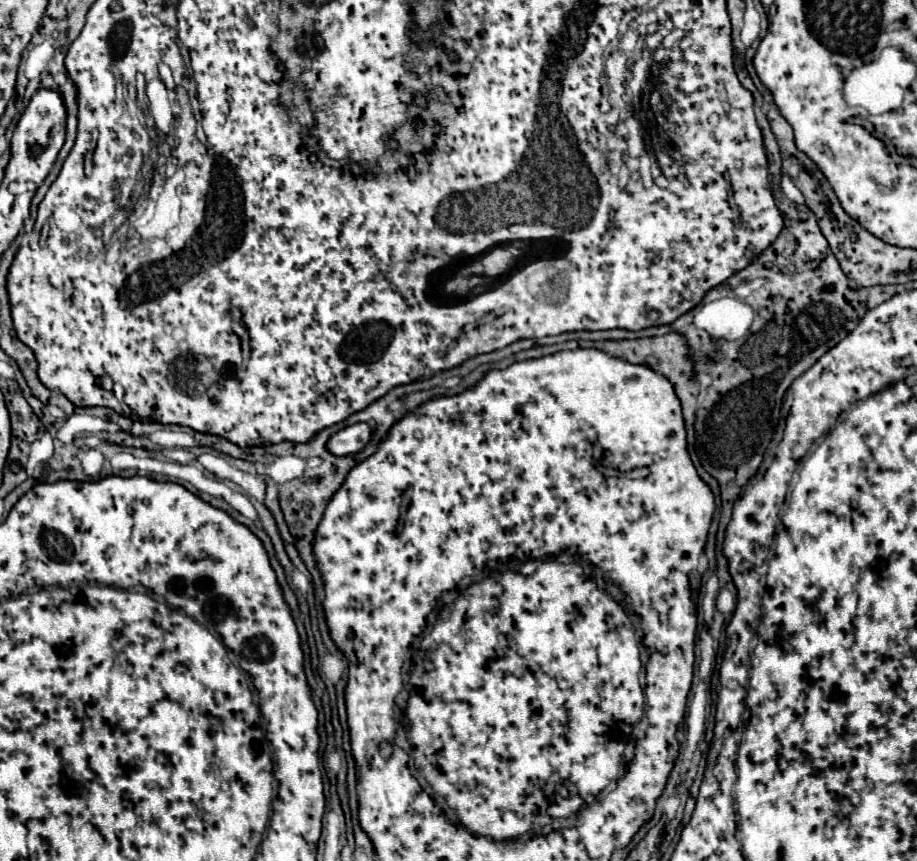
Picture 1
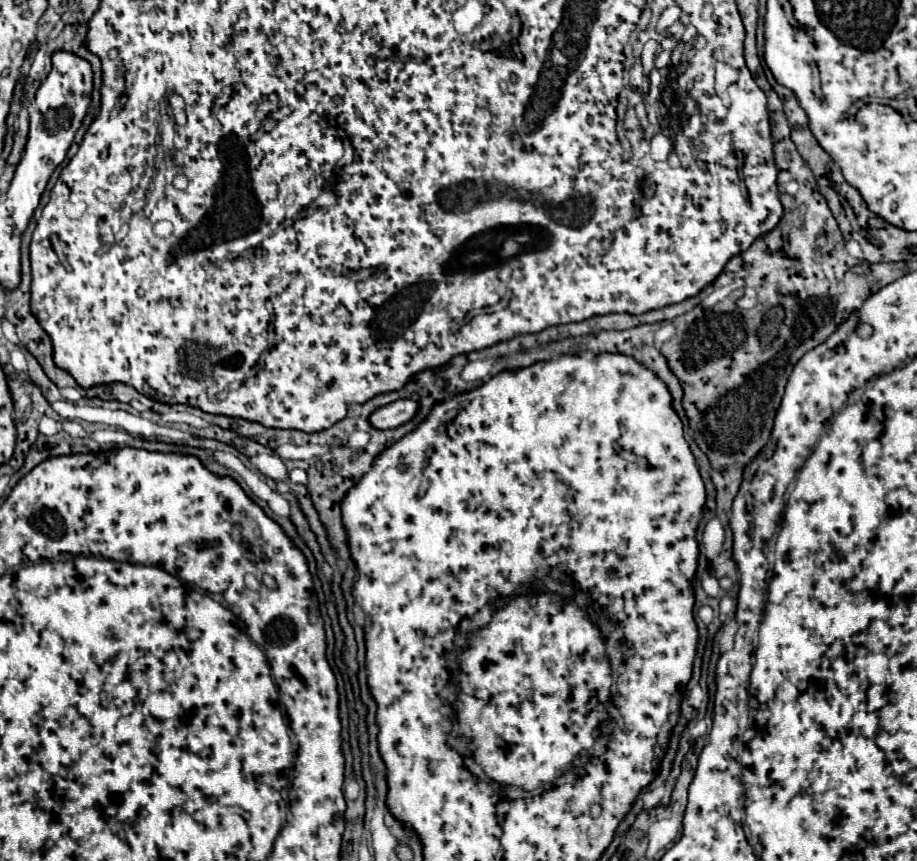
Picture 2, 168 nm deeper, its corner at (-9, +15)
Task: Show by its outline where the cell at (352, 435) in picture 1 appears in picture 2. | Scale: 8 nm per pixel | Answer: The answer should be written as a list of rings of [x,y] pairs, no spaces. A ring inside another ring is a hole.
[[[399,399],[399,401],[393,401],[389,405],[375,409],[369,415],[369,423],[375,429],[393,429],[393,427],[399,427],[399,425],[407,423],[409,419],[413,419],[415,413],[417,413],[417,401]]]

